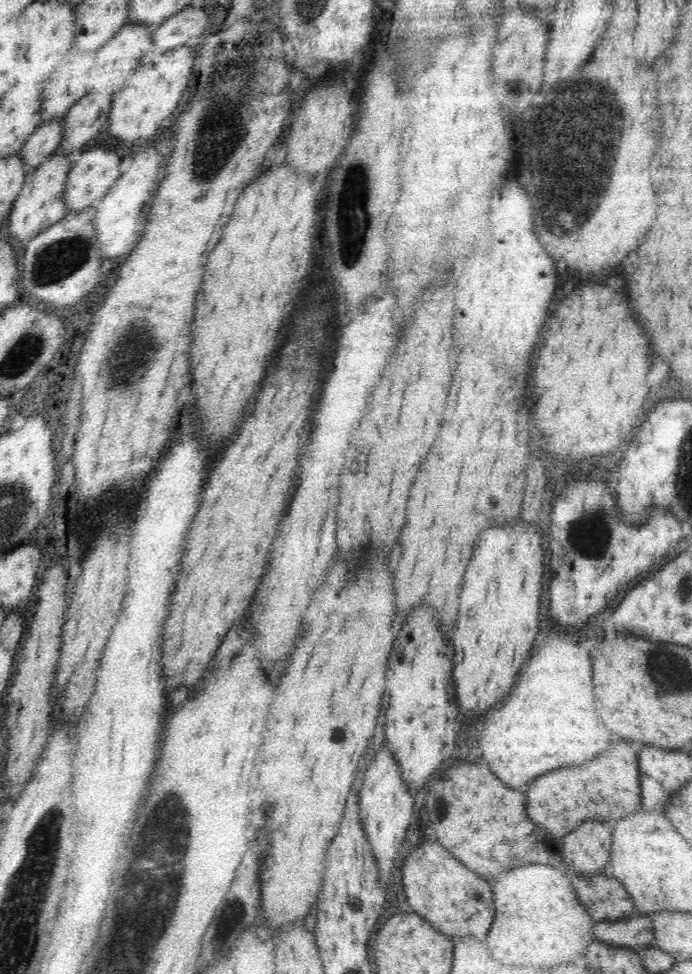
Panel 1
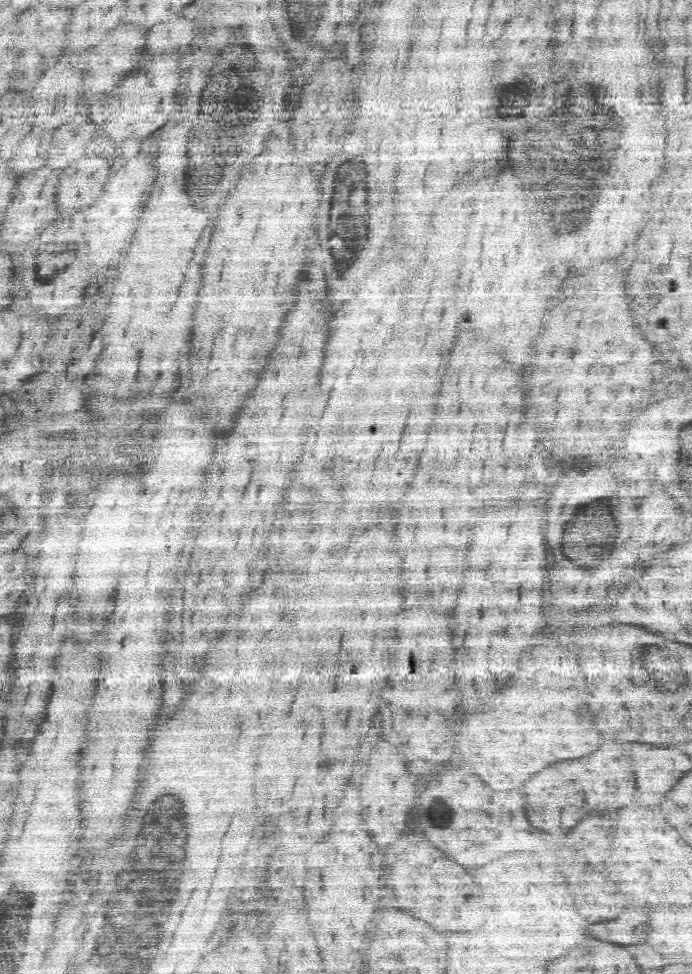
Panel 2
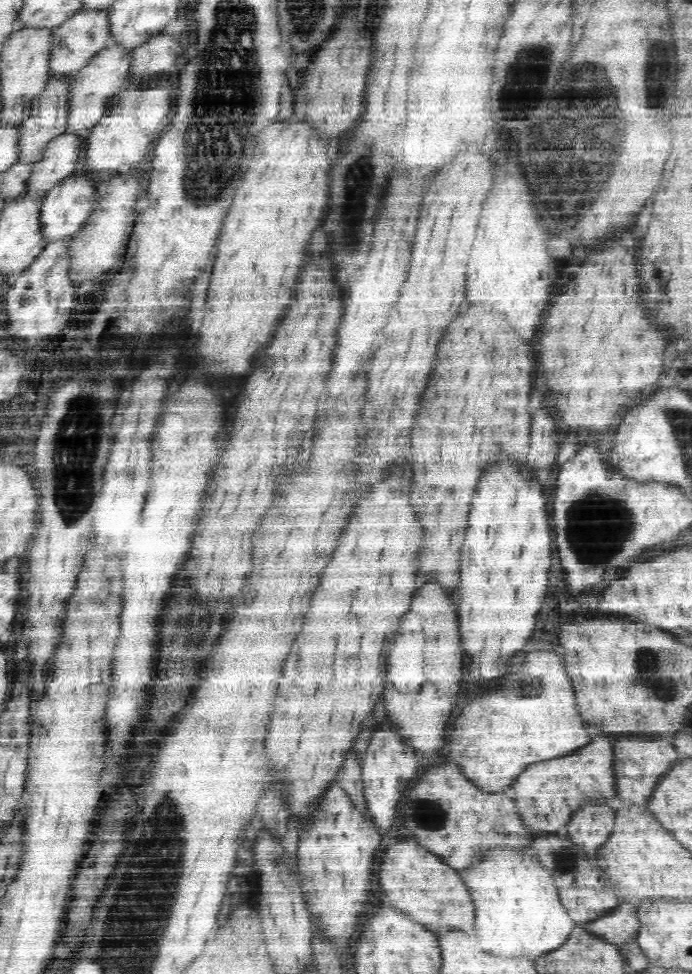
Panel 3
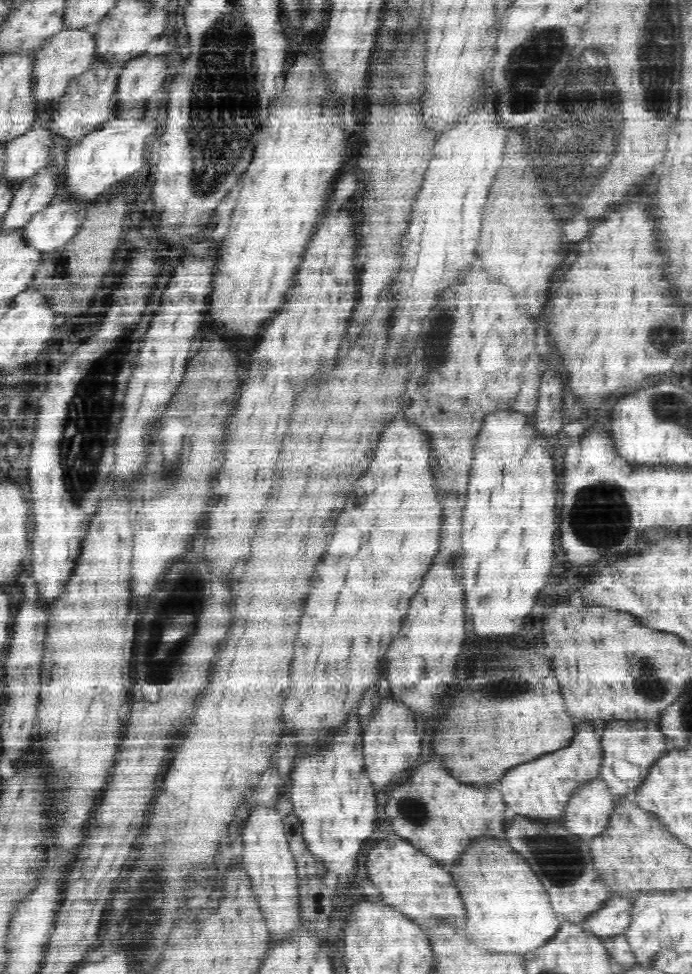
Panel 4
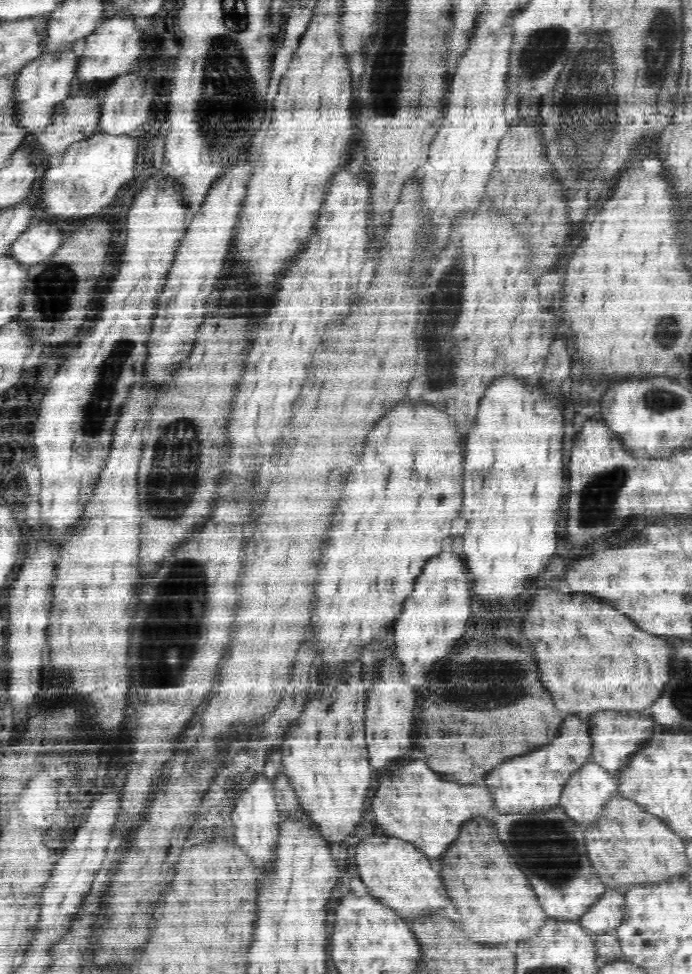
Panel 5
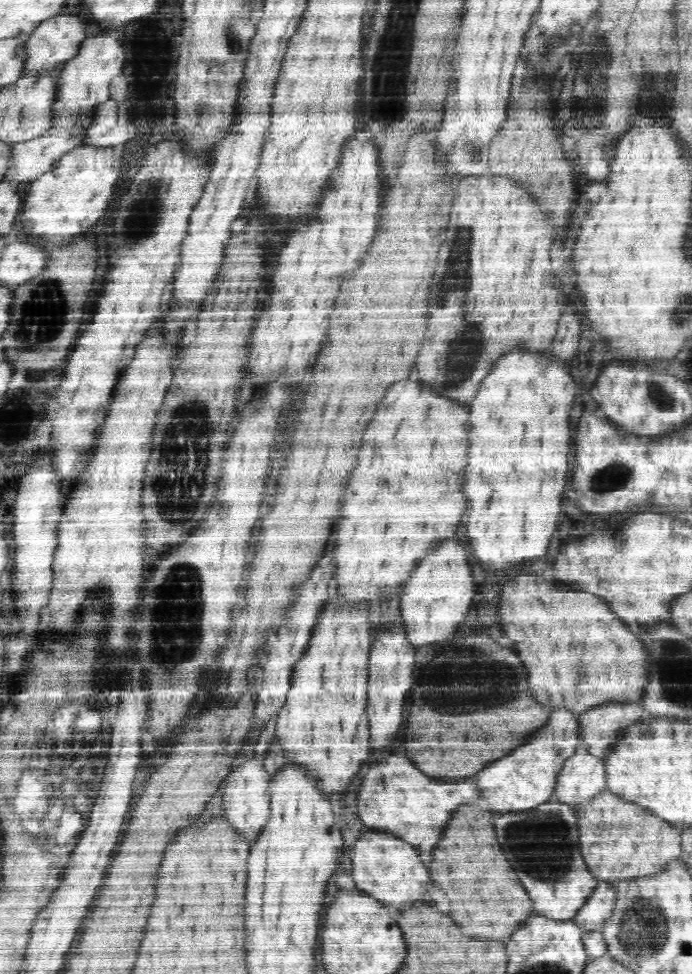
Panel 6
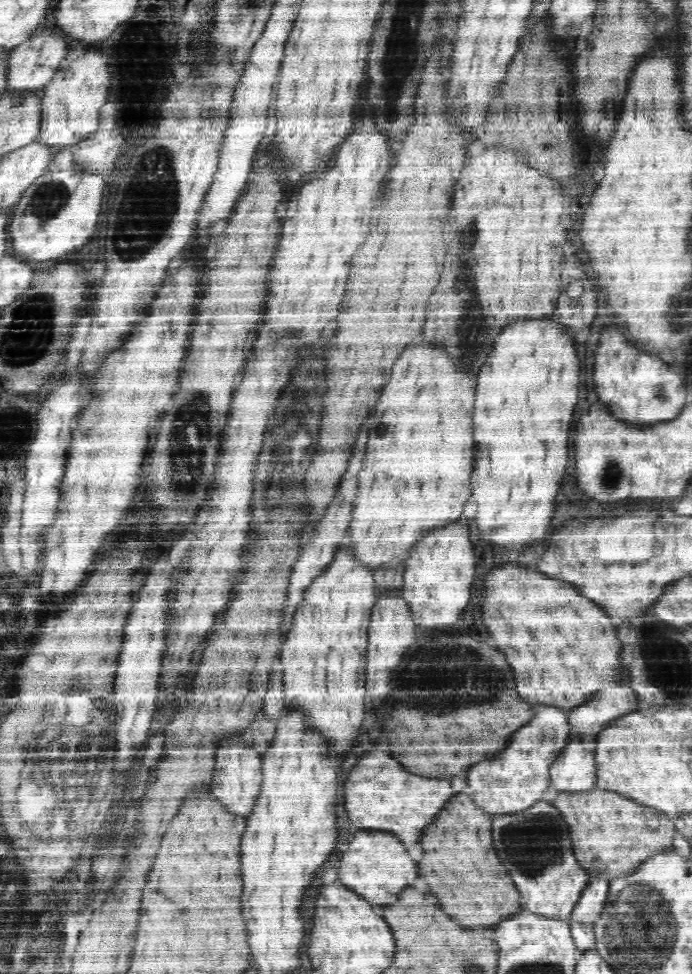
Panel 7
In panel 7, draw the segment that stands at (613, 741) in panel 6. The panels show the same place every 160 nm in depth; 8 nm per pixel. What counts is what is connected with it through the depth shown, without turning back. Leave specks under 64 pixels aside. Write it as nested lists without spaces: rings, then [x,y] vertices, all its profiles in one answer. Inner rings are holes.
[[[631,685],[603,690],[596,696],[600,696],[596,698],[596,704],[577,706],[569,712],[571,732],[574,736],[595,742],[612,720],[618,720],[620,716],[638,710],[636,692]]]

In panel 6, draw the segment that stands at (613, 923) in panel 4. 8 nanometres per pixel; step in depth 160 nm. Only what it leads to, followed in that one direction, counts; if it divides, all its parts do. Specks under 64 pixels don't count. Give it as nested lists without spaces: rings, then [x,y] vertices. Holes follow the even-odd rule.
[[[600,882],[595,893],[588,898],[574,920],[584,932],[602,930],[604,923],[615,916],[618,898],[619,894],[616,892],[616,888]]]

